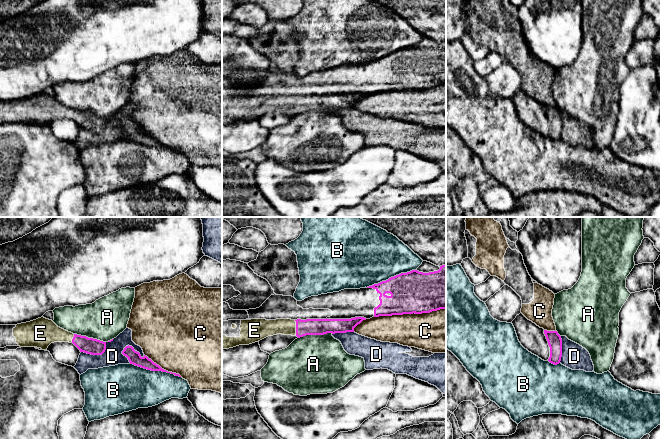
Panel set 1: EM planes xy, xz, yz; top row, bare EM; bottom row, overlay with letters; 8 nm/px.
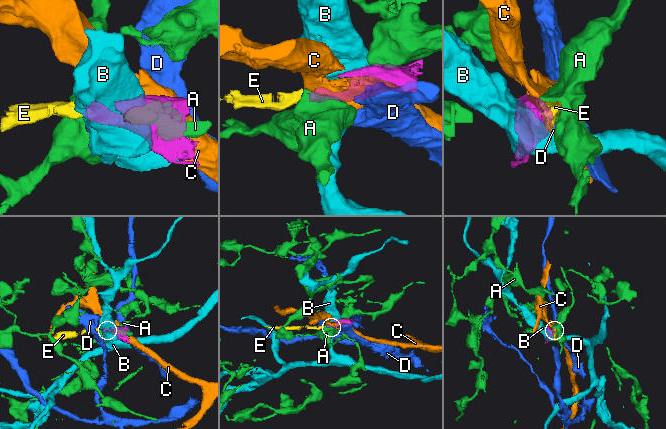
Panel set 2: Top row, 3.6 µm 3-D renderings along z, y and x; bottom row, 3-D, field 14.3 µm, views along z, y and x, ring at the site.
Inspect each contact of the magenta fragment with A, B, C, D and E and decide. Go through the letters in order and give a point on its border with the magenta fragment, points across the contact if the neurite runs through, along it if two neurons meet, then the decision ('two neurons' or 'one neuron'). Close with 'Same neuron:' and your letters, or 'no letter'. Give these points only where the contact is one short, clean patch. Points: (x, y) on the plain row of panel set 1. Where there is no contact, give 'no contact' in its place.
A: xz (315, 110) | along xz (332, 109), (306, 110), (298, 114) | two neurons
B: xy (155, 146) | two neurons
C: xz (409, 89) | two neurons
D: xy (133, 124) | two neurons
E: xz (296, 104) | across xz (309, 102), (296, 104), (265, 104) | one neuron
Same neuron: E

